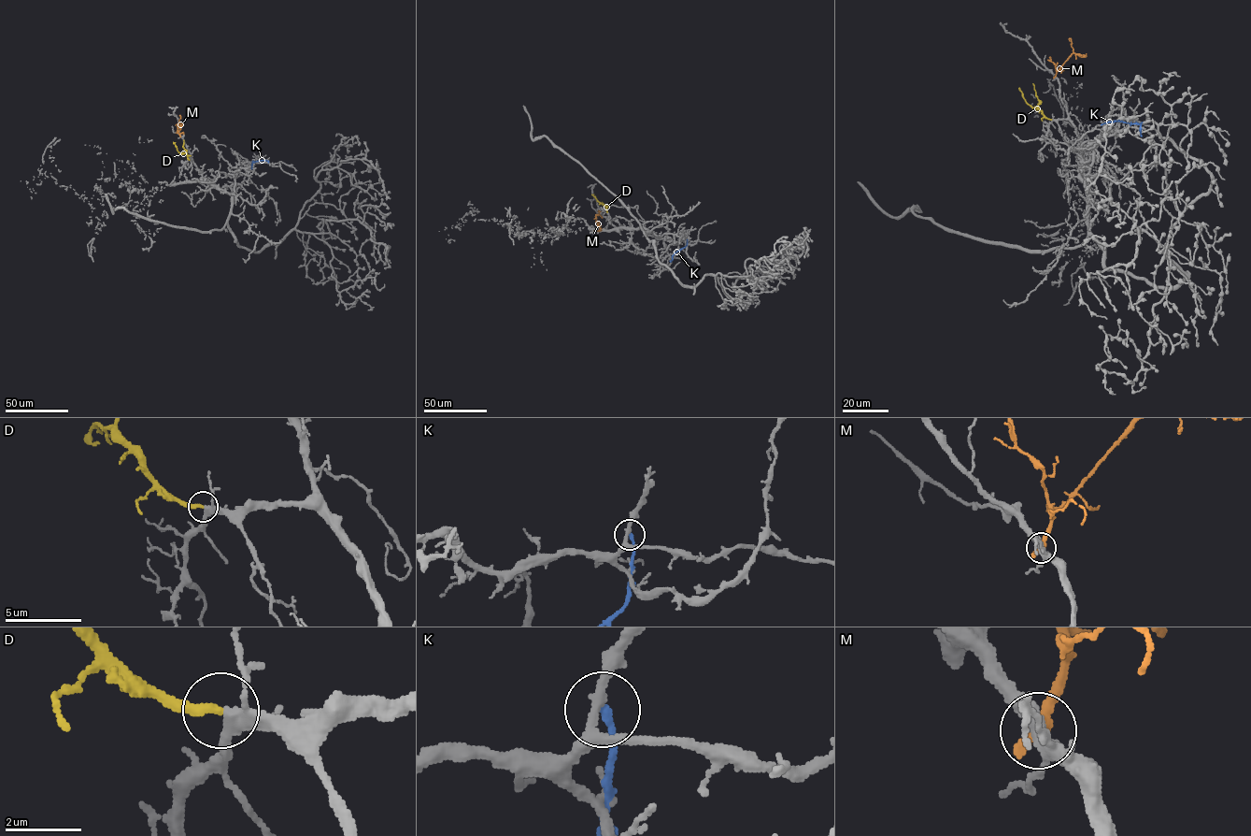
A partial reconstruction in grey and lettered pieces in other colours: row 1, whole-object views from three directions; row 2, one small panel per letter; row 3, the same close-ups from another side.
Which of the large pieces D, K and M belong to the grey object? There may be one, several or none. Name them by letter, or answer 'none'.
D

